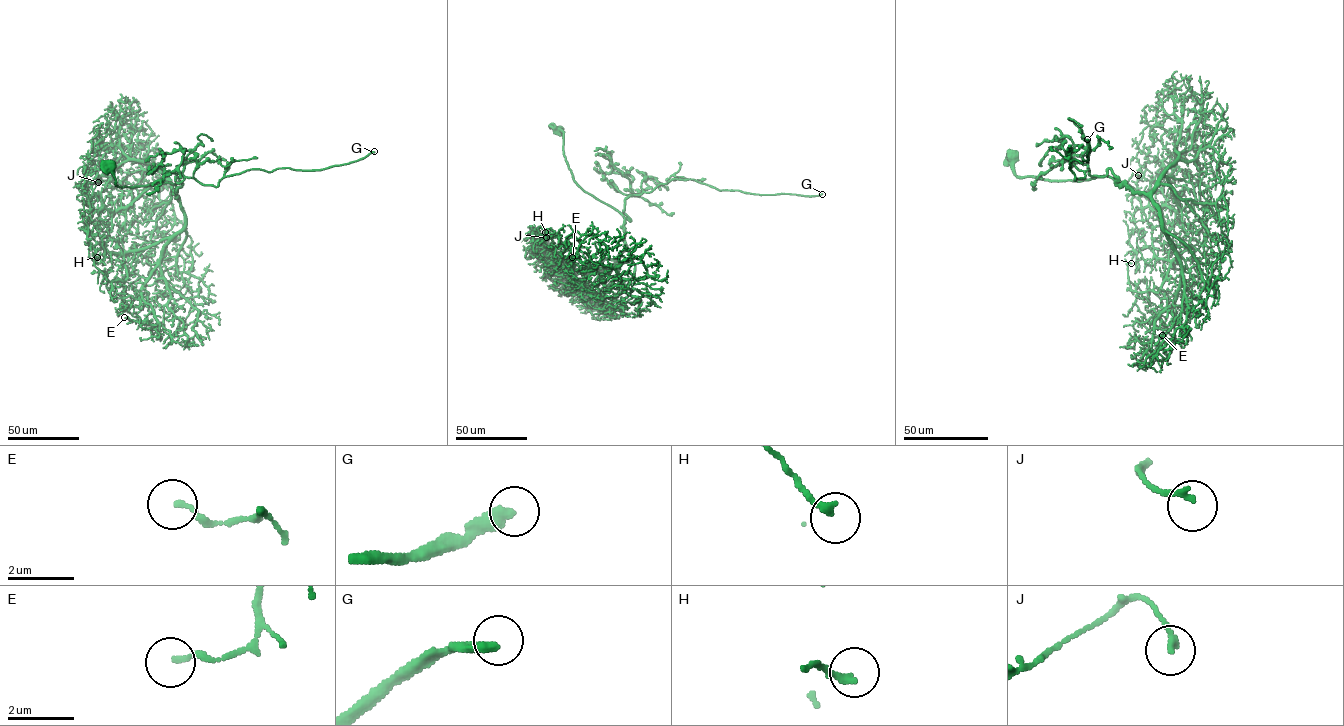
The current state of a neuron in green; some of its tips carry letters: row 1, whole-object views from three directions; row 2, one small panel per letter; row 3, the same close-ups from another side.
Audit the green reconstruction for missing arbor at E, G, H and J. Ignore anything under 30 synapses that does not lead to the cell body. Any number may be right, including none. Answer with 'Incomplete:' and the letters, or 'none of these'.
Incomplete: G

